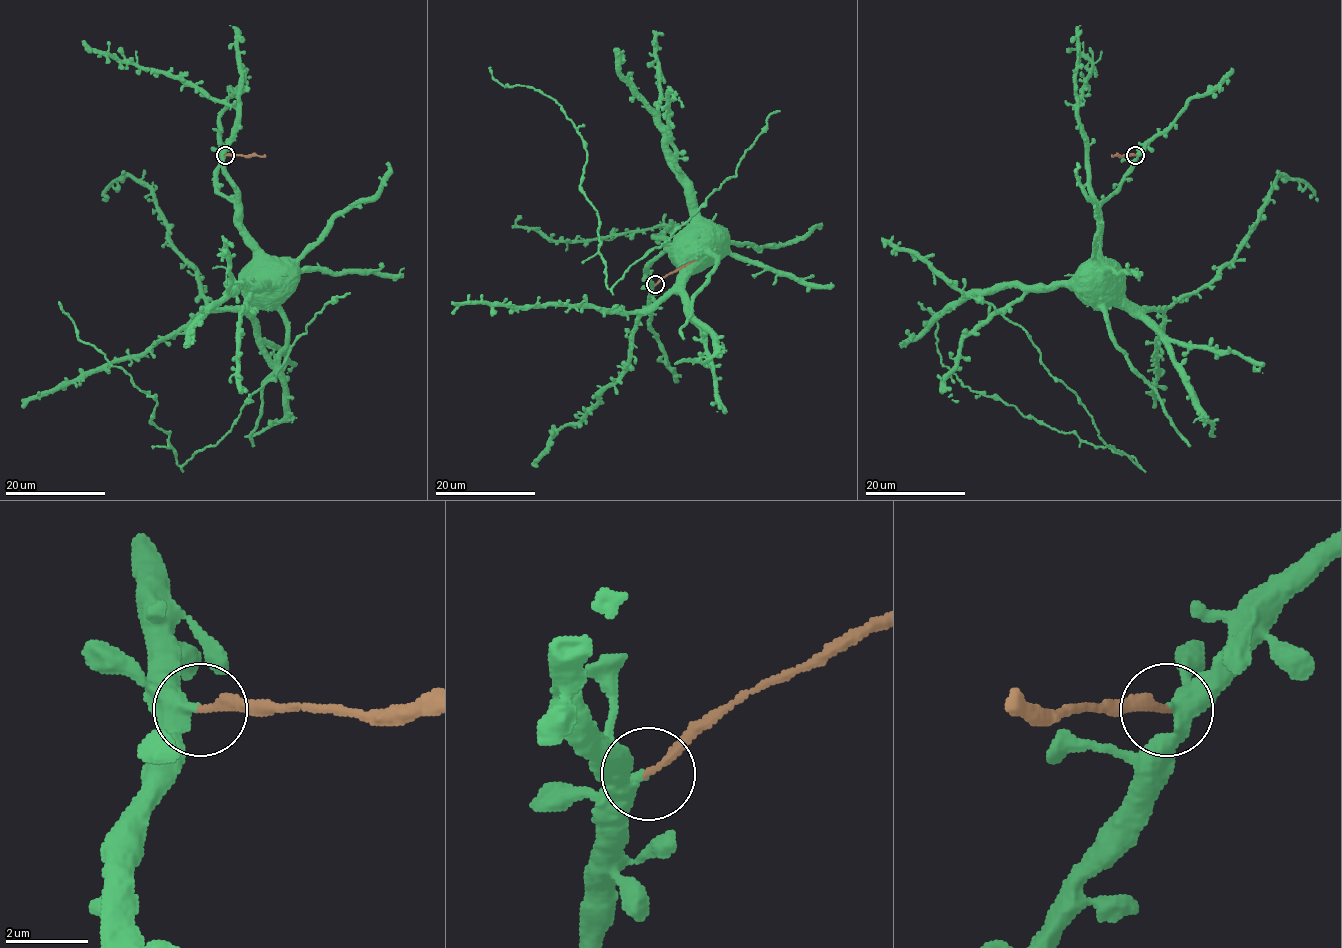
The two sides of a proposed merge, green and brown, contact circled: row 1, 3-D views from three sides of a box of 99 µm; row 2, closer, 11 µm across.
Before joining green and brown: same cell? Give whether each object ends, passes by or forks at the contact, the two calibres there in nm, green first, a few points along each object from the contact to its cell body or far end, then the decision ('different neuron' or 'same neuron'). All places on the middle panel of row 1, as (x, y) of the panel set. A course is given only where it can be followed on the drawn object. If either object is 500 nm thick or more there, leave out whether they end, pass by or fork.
green passes by; brown ends there; 320 nm thick on the green side, 200 nm on the other; green runs (655, 284), (648, 280), (647, 266), (667, 249), (684, 249), (686, 259), (694, 265), (697, 265), (696, 256); brown runs (655, 284), (695, 260); different neuron

